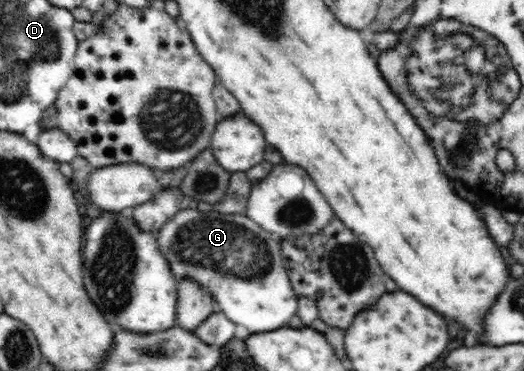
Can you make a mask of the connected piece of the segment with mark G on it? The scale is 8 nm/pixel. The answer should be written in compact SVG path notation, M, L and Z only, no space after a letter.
M184 207L175 213L158 231L157 242L176 281L189 277L207 289L213 297L216 311L226 314L235 324L244 325L252 333L284 328L296 315L299 298L293 290L282 261L281 242L243 213L220 213L208 207Z

